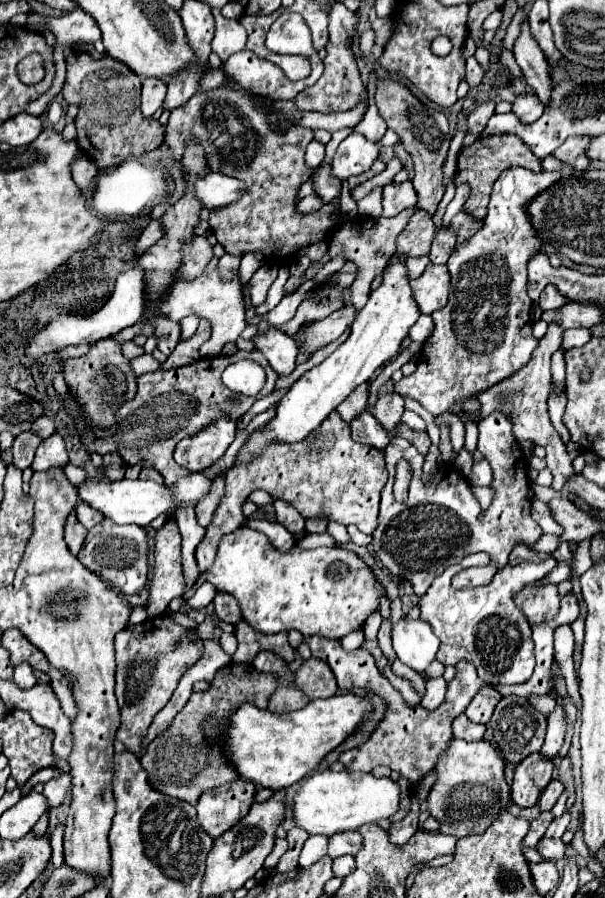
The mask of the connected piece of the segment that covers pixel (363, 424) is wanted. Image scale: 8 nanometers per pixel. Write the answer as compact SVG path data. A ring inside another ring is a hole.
M362 411L362 415L358 415L354 421L350 421L350 431L352 437L362 443L362 445L370 445L376 449L384 449L386 443L390 441L388 433L384 431L384 427L366 411Z

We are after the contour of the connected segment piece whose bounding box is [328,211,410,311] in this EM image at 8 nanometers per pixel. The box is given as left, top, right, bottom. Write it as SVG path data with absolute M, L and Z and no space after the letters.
M402 211L402 215L396 215L394 219L352 219L352 221L344 221L336 233L332 235L330 239L330 257L334 255L346 255L350 261L354 261L360 269L360 275L358 279L350 285L350 305L354 309L362 309L366 305L366 299L368 299L368 291L370 291L370 283L372 279L384 271L386 267L386 261L392 257L392 253L396 251L396 237L398 233L402 231L402 227L406 227L410 219L410 211Z

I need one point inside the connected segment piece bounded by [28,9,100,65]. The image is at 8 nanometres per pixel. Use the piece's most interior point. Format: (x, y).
(75, 26)

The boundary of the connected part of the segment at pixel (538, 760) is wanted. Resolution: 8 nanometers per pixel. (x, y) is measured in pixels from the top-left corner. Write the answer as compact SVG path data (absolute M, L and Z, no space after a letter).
M540 753L528 755L526 761L522 761L512 779L510 797L518 807L534 807L538 803L538 797L542 789L550 783L554 771L554 763L548 759L542 759Z

